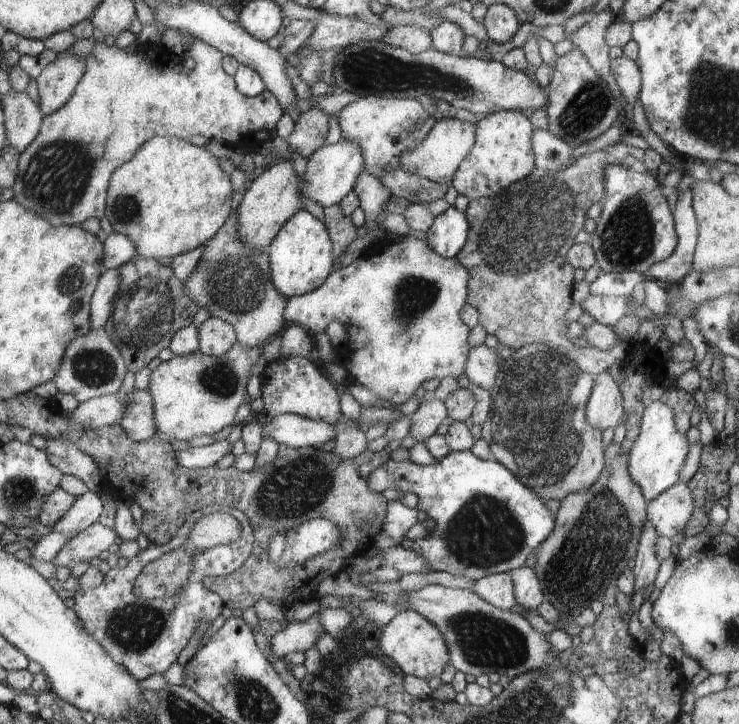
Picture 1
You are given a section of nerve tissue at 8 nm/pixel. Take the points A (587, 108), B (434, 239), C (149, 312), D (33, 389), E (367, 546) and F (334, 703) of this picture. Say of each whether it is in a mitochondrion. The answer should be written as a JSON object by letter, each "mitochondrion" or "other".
{"A":"mitochondrion","B":"other","C":"mitochondrion","D":"other","E":"other","F":"other"}

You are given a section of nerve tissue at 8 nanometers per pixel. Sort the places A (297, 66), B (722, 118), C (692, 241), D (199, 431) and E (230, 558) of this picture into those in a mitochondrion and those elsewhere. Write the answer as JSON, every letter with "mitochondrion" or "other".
{"A":"other","B":"mitochondrion","C":"other","D":"other","E":"other"}

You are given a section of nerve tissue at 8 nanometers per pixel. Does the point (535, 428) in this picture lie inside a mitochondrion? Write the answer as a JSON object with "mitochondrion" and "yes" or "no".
{"mitochondrion":"yes"}

